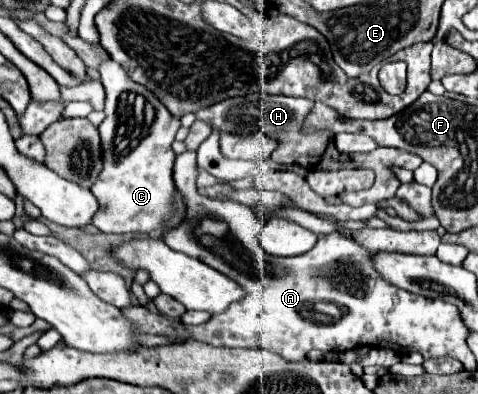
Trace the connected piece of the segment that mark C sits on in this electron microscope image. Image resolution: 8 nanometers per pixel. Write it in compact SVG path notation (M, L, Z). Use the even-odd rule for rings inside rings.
M106 60L98 72L106 90L106 118L98 126L102 138L102 172L90 190L98 198L100 208L92 224L106 234L148 234L164 230L174 214L176 186L172 168L176 156L172 142L180 120L170 116L150 90L134 84L114 60Z

